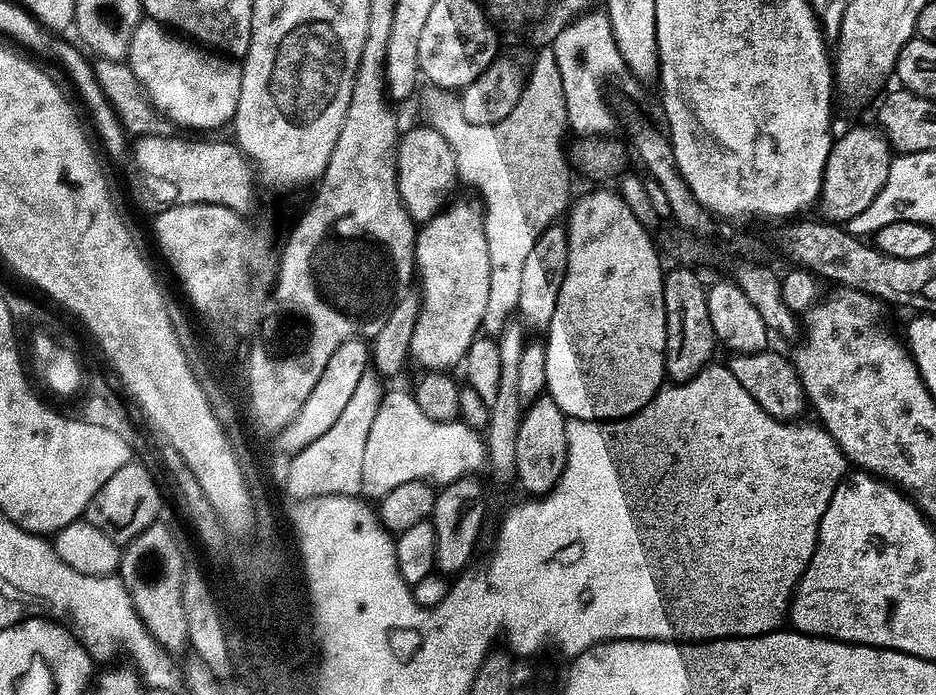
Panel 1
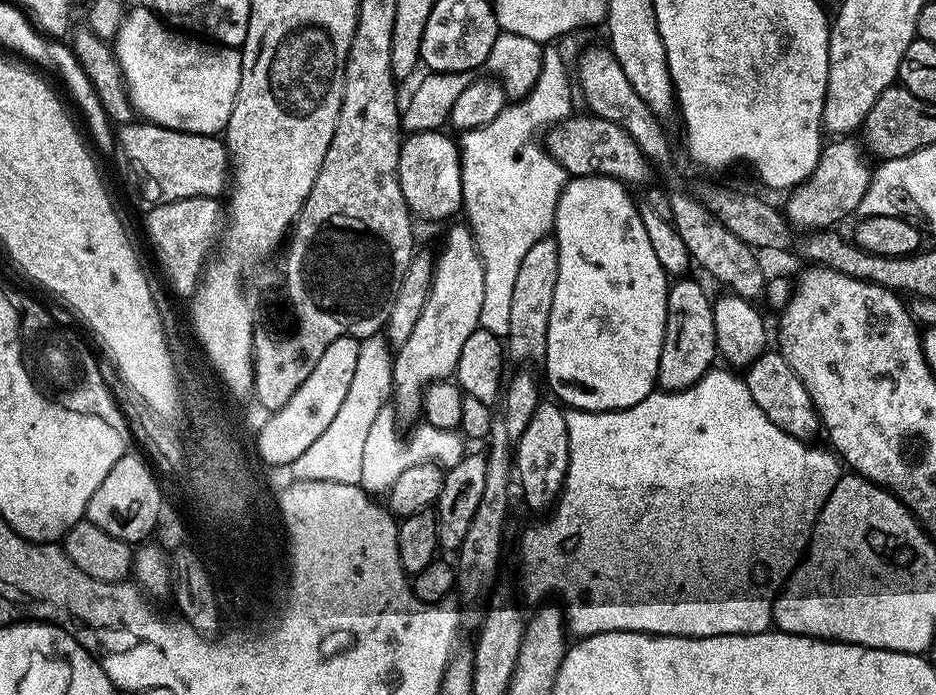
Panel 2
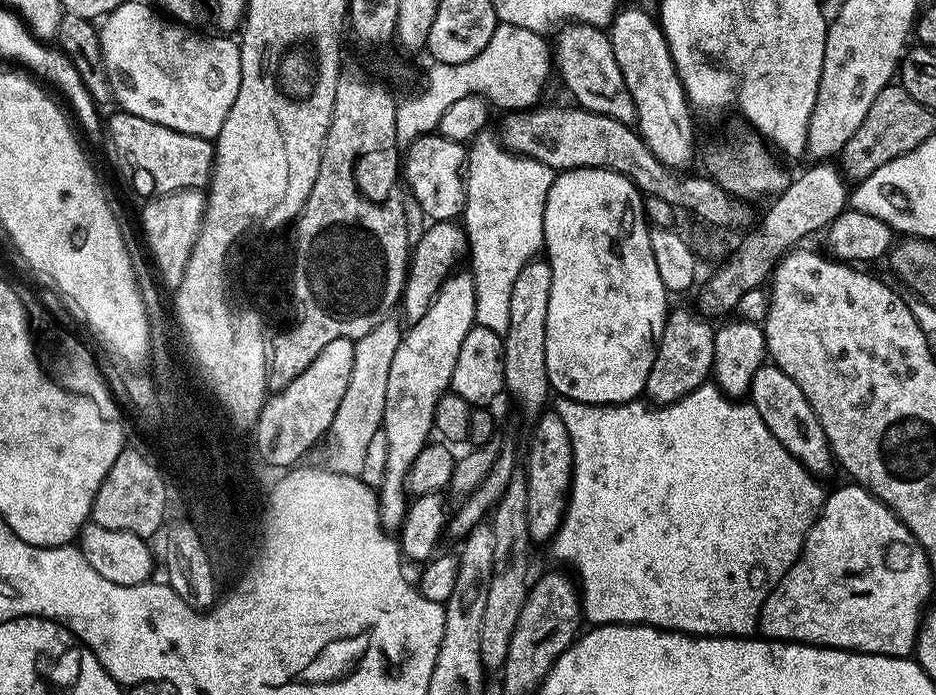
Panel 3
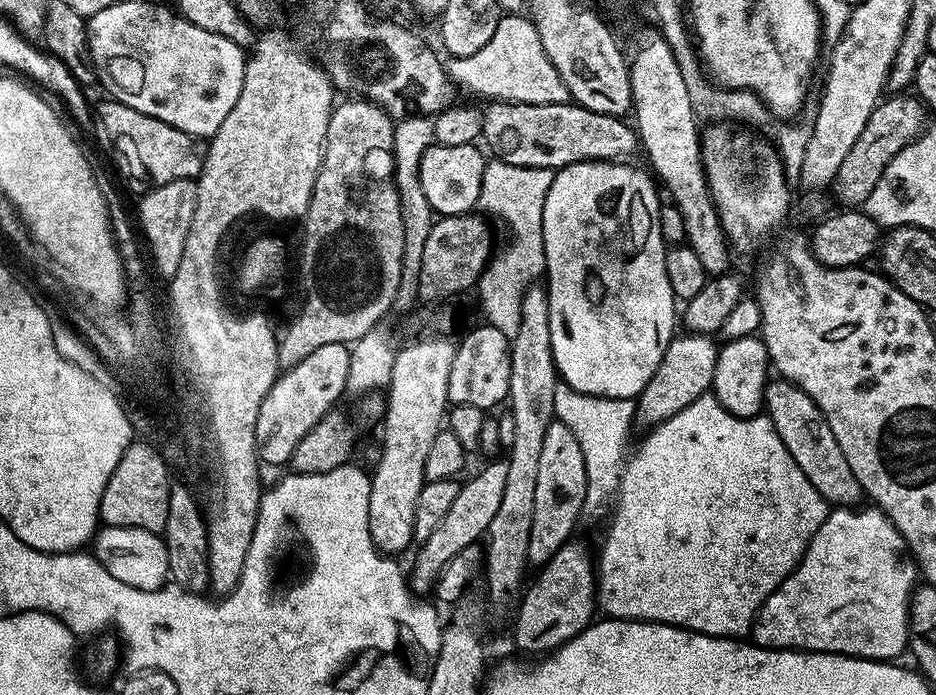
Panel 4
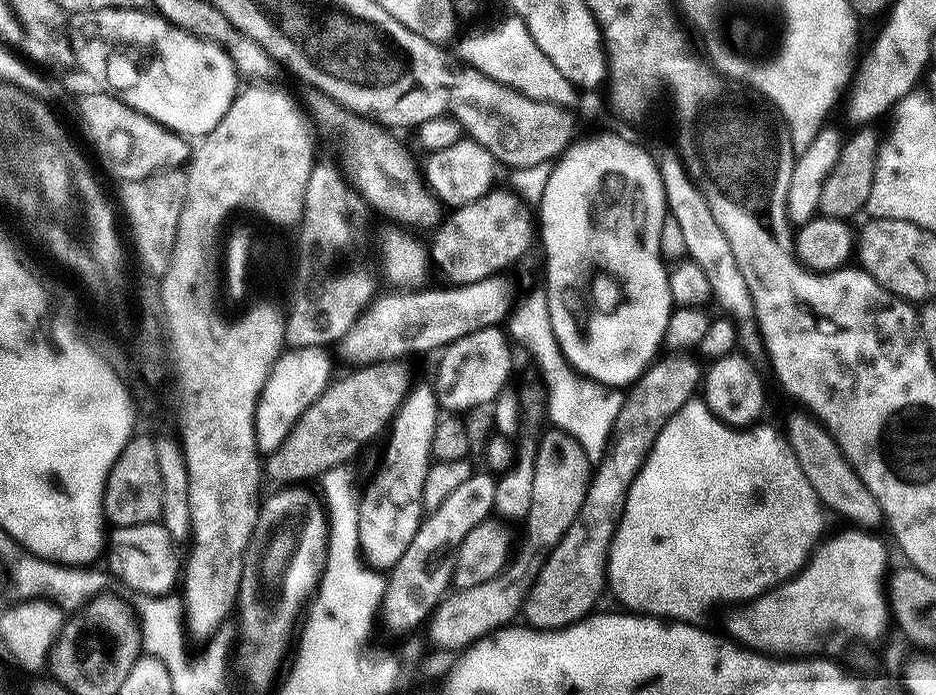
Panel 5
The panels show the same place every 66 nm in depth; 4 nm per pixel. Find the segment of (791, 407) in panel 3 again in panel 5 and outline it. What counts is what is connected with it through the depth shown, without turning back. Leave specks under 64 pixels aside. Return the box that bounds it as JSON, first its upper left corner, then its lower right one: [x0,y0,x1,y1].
[782,410,882,526]

